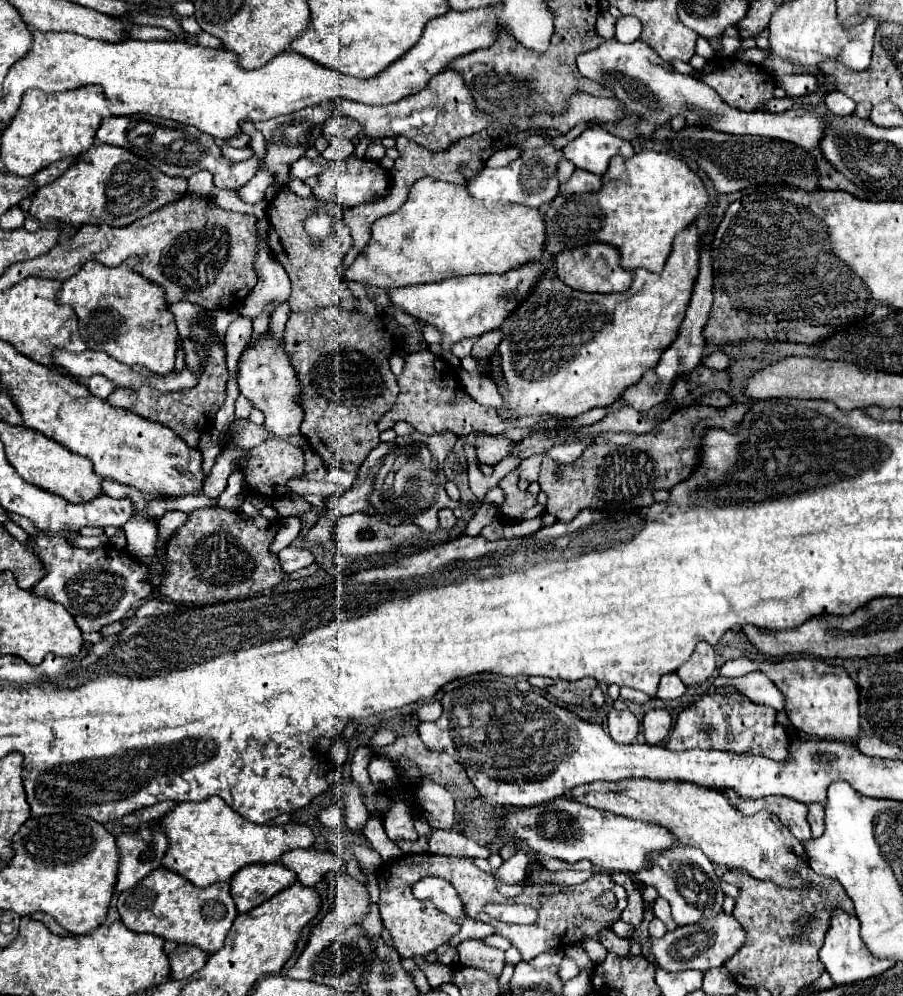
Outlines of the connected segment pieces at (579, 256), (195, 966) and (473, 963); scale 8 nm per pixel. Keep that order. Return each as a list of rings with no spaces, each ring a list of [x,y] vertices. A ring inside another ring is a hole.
[[[608,243],[576,245],[570,251],[562,251],[554,257],[556,275],[572,289],[586,293],[620,293],[632,285],[632,273],[622,269],[620,251]]]
[[[180,945],[174,953],[170,953],[170,965],[172,965],[172,979],[188,979],[192,977],[196,971],[200,971],[206,961],[208,961],[210,953],[200,951],[200,947],[188,947],[188,945]]]
[[[464,941],[456,949],[460,953],[460,963],[462,965],[484,969],[490,975],[500,977],[502,967],[504,967],[504,951],[488,947],[482,941]]]

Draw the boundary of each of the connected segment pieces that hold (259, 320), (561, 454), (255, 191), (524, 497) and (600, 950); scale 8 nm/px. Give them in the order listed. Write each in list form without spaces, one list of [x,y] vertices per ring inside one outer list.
[[[267,305],[266,309],[264,309],[264,313],[260,314],[258,317],[256,317],[256,319],[252,320],[253,333],[248,347],[253,347],[257,343],[258,337],[267,331],[271,313],[275,308],[276,305]]]
[[[582,439],[582,441],[572,441],[572,443],[564,443],[564,445],[556,445],[550,453],[546,453],[548,457],[556,459],[556,461],[564,461],[564,463],[570,463],[574,461],[576,457],[580,457],[580,453],[584,451],[584,447],[590,443],[592,439]]]
[[[258,171],[258,175],[244,187],[240,187],[236,192],[239,197],[242,197],[244,203],[248,205],[254,205],[254,203],[260,203],[264,199],[264,193],[266,189],[272,185],[272,177],[268,171]]]
[[[510,471],[500,481],[500,487],[504,489],[504,497],[506,497],[502,507],[498,509],[502,519],[510,519],[510,521],[520,519],[526,509],[536,505],[536,497],[534,495],[530,495],[528,491],[520,491],[518,489],[518,473],[516,471]]]
[[[587,939],[586,941],[582,942],[581,945],[586,953],[588,953],[591,961],[595,964],[601,963],[607,955],[607,950],[598,941]]]

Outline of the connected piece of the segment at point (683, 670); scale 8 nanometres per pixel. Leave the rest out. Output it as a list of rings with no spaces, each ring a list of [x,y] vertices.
[[[698,643],[692,657],[676,673],[682,679],[682,683],[690,687],[690,685],[700,685],[706,679],[710,679],[714,667],[716,667],[716,661],[714,661],[712,645]]]

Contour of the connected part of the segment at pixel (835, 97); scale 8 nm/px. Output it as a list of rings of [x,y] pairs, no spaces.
[[[838,90],[828,93],[824,101],[829,111],[840,116],[853,114],[856,107],[856,103],[852,99]]]

